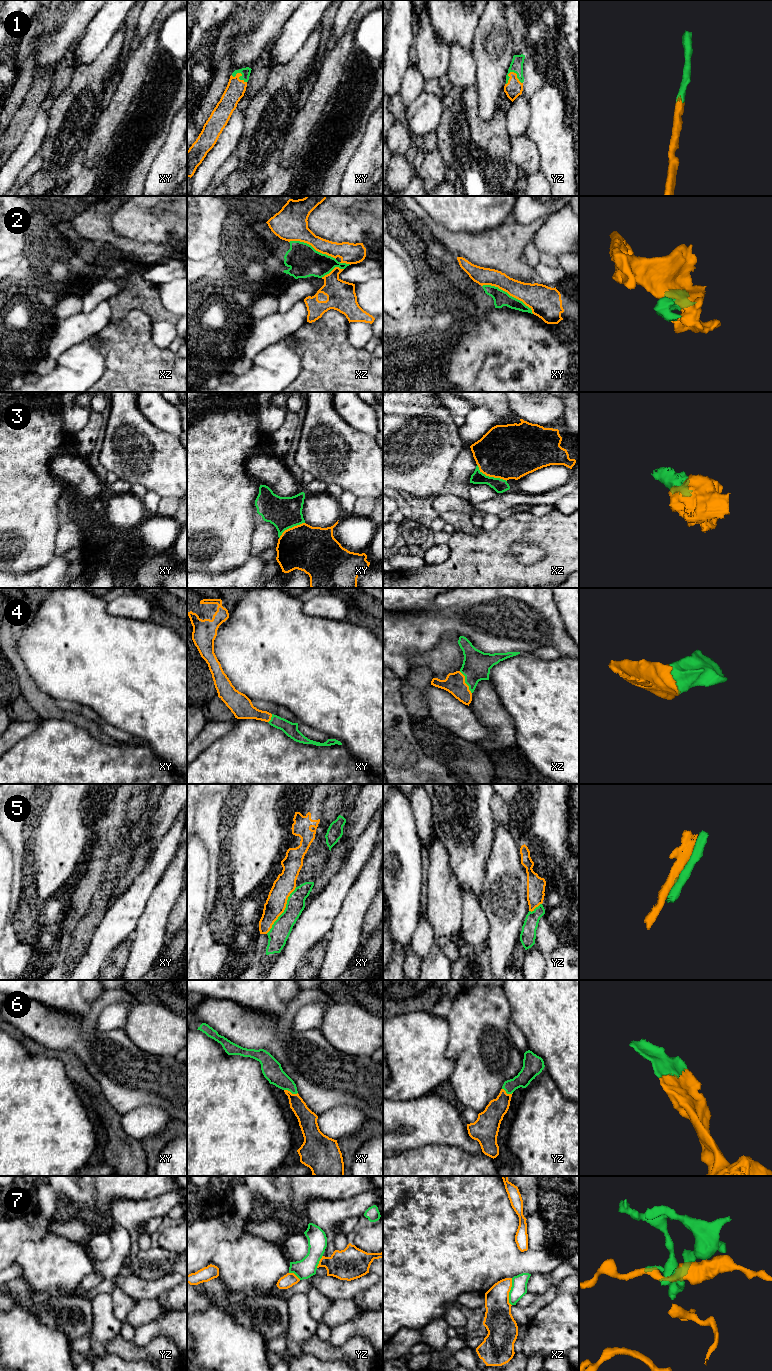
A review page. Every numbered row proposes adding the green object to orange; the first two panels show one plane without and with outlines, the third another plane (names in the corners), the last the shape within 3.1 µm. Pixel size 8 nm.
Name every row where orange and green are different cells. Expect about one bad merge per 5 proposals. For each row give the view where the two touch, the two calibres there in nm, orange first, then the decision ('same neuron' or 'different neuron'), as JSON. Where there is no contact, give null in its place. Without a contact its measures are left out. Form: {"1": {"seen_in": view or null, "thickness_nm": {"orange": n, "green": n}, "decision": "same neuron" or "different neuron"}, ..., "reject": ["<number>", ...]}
{"1": {"seen_in": "yz", "thickness_nm": {"orange": 140, "green": 110}, "decision": "same neuron"}, "2": {"seen_in": "xy", "thickness_nm": {"orange": 220, "green": 130}, "decision": "same neuron"}, "3": {"seen_in": "xz", "thickness_nm": {"orange": 440, "green": 110}, "decision": "same neuron"}, "4": {"seen_in": "xz", "thickness_nm": {"orange": 160, "green": 220}, "decision": "same neuron"}, "5": {"seen_in": "xy", "thickness_nm": {"orange": 170, "green": 160}, "decision": "different neuron"}, "6": {"seen_in": "xy", "thickness_nm": {"orange": 140, "green": 160}, "decision": "same neuron"}, "7": {"seen_in": "xz", "thickness_nm": {"orange": 240, "green": 130}, "decision": "different neuron"}, "reject": ["5", "7"]}

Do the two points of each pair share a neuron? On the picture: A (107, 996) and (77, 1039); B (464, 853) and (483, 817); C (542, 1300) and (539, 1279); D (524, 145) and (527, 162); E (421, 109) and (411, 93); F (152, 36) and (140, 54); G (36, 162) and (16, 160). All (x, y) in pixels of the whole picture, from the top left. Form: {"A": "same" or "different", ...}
{"A": "same", "B": "same", "C": "different", "D": "same", "E": "different", "F": "same", "G": "different"}

